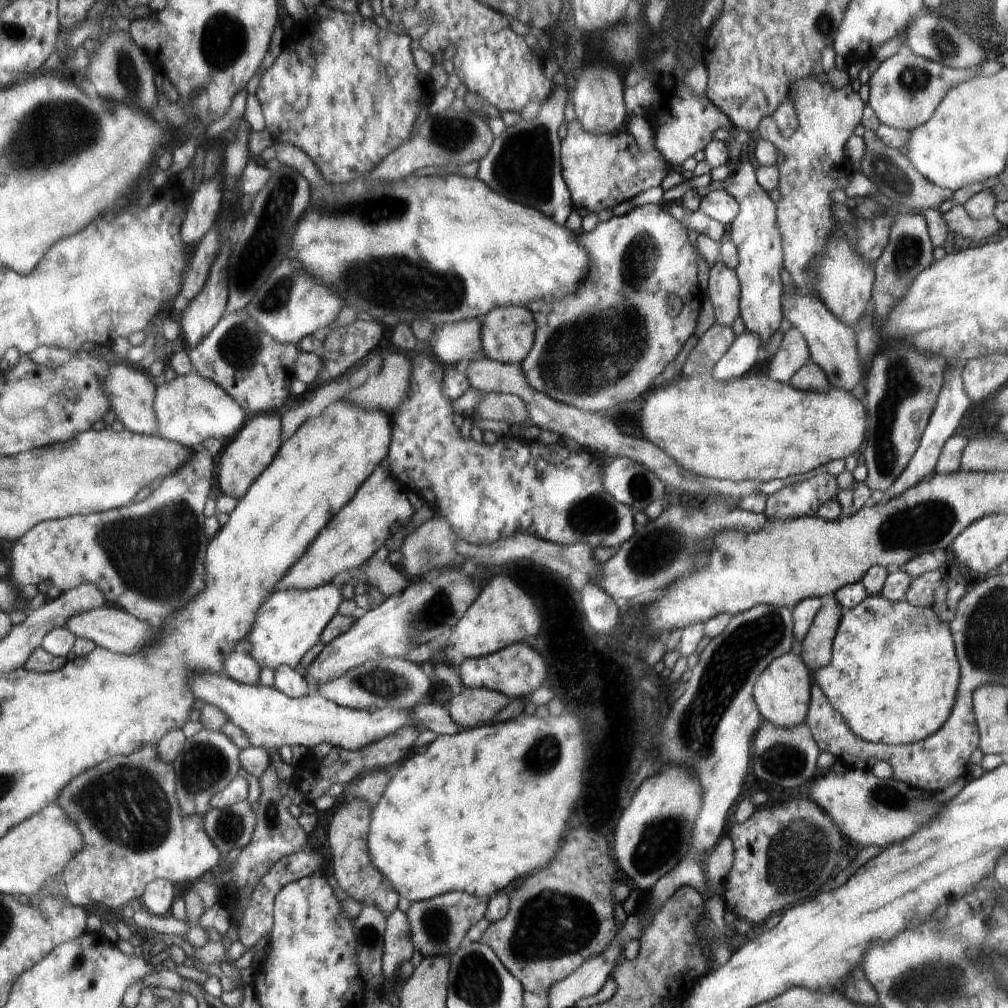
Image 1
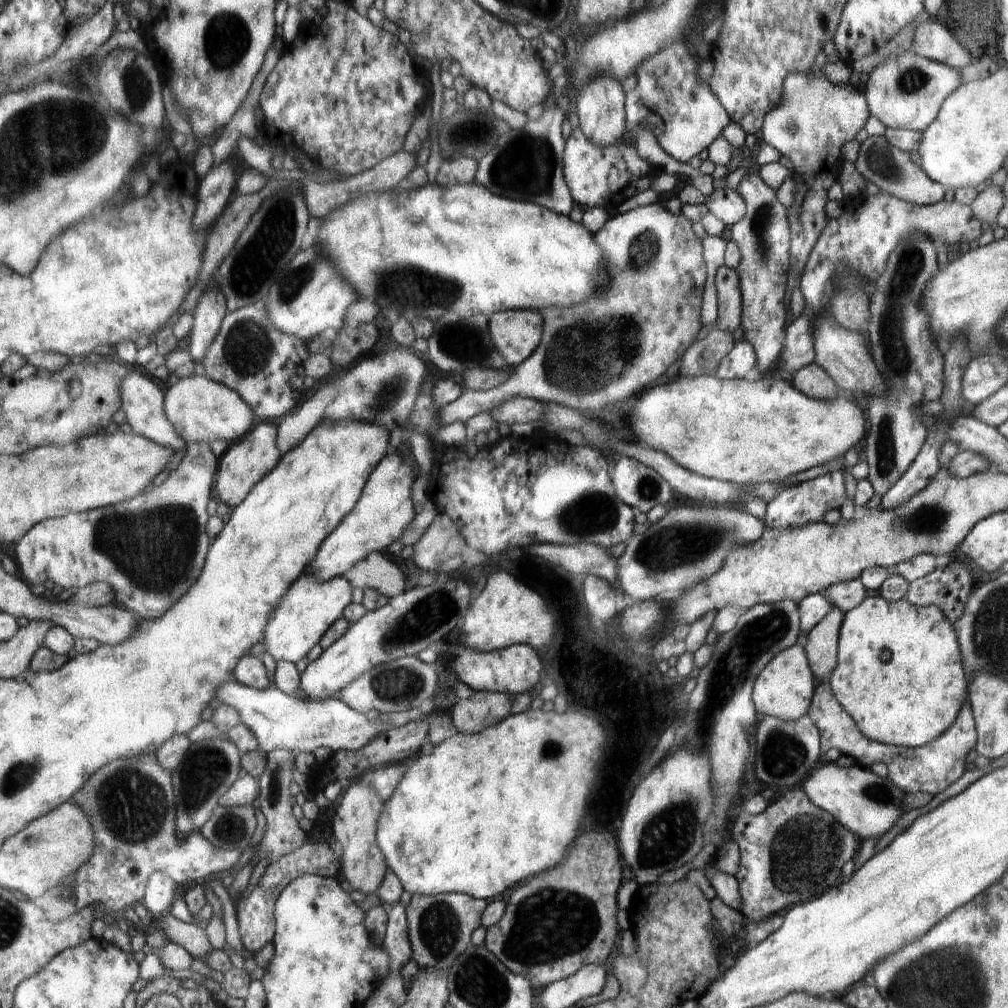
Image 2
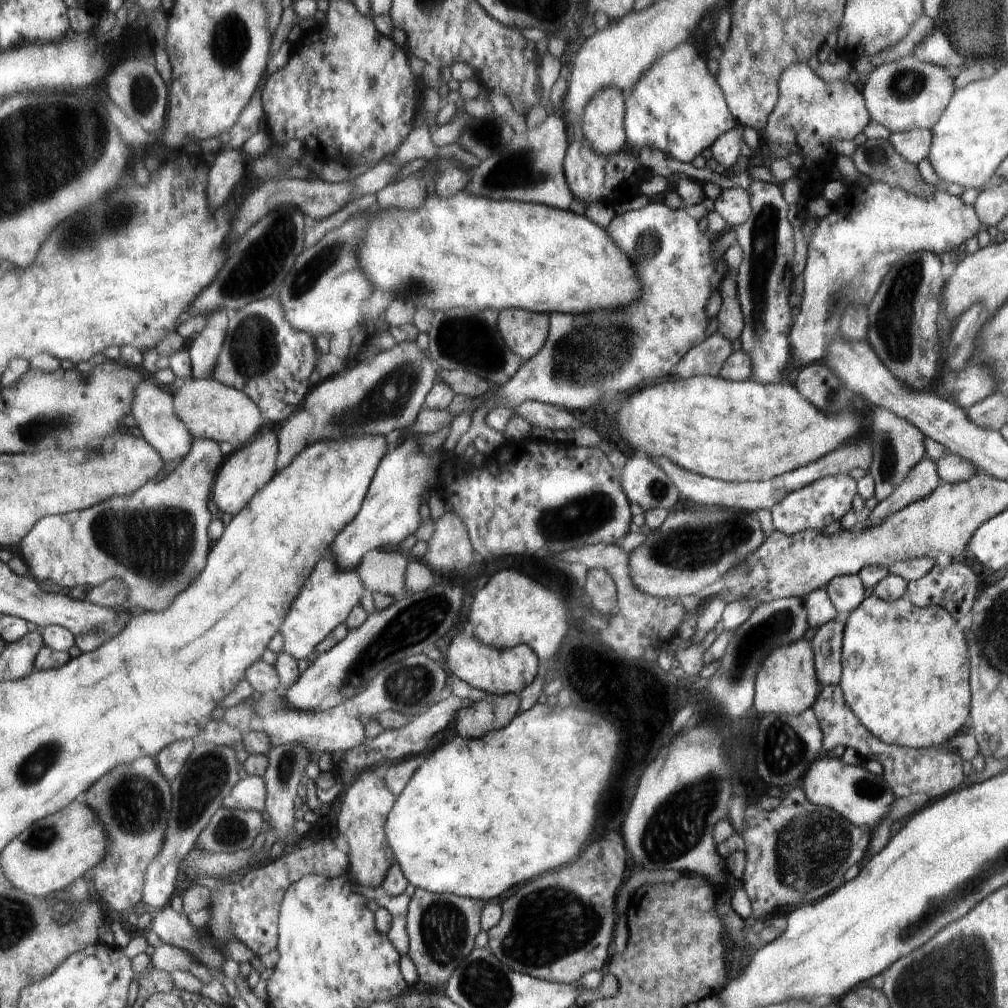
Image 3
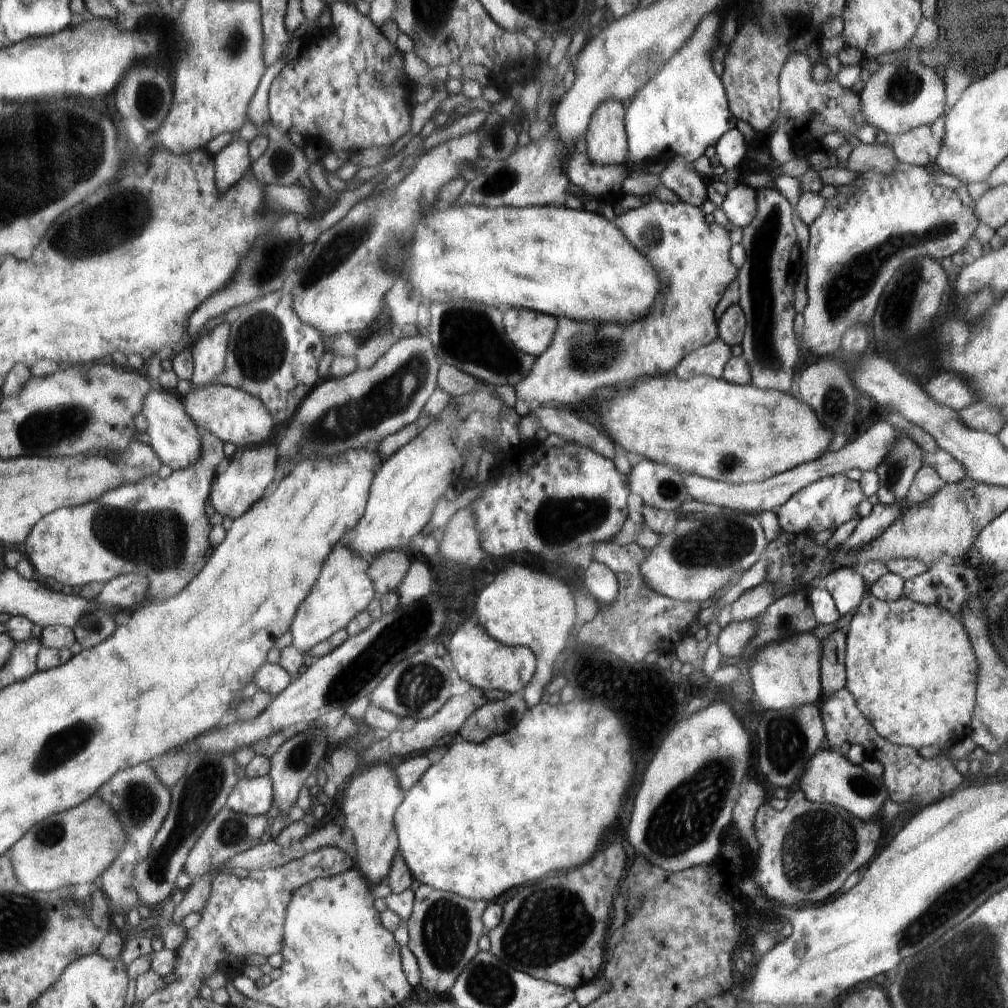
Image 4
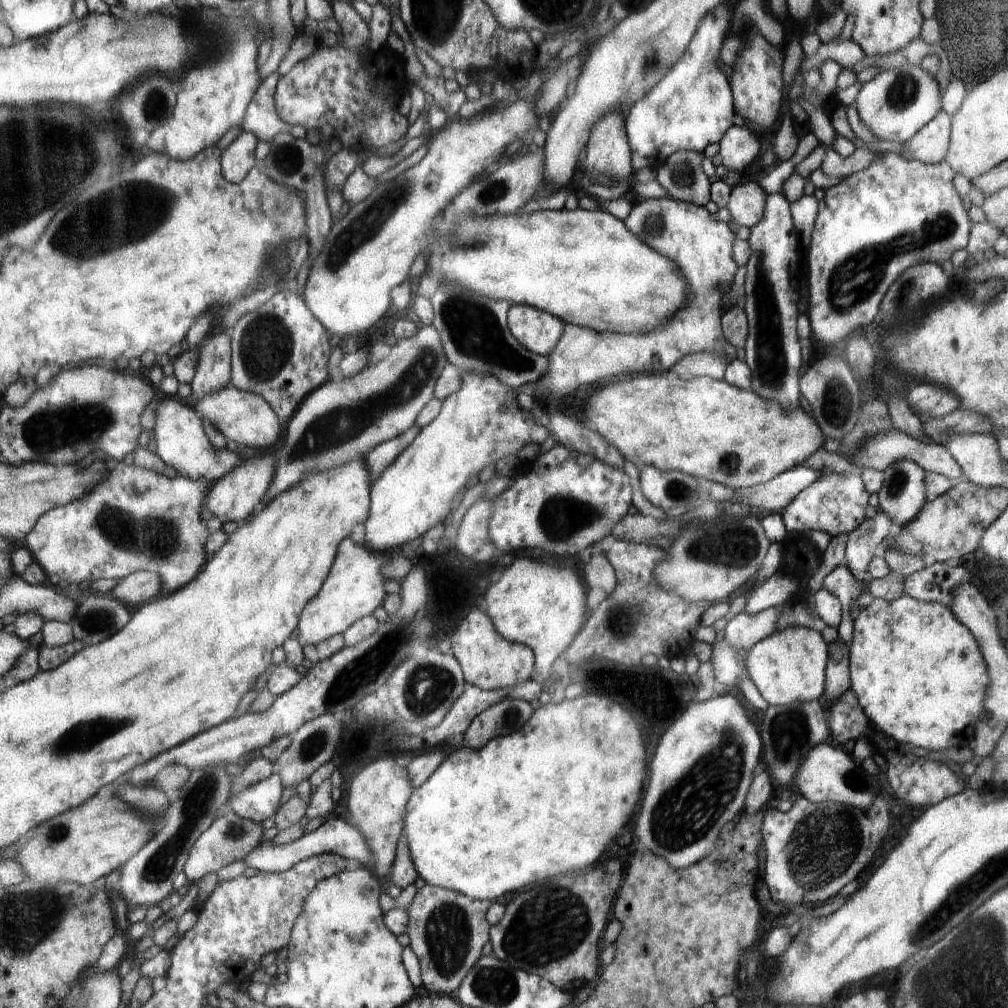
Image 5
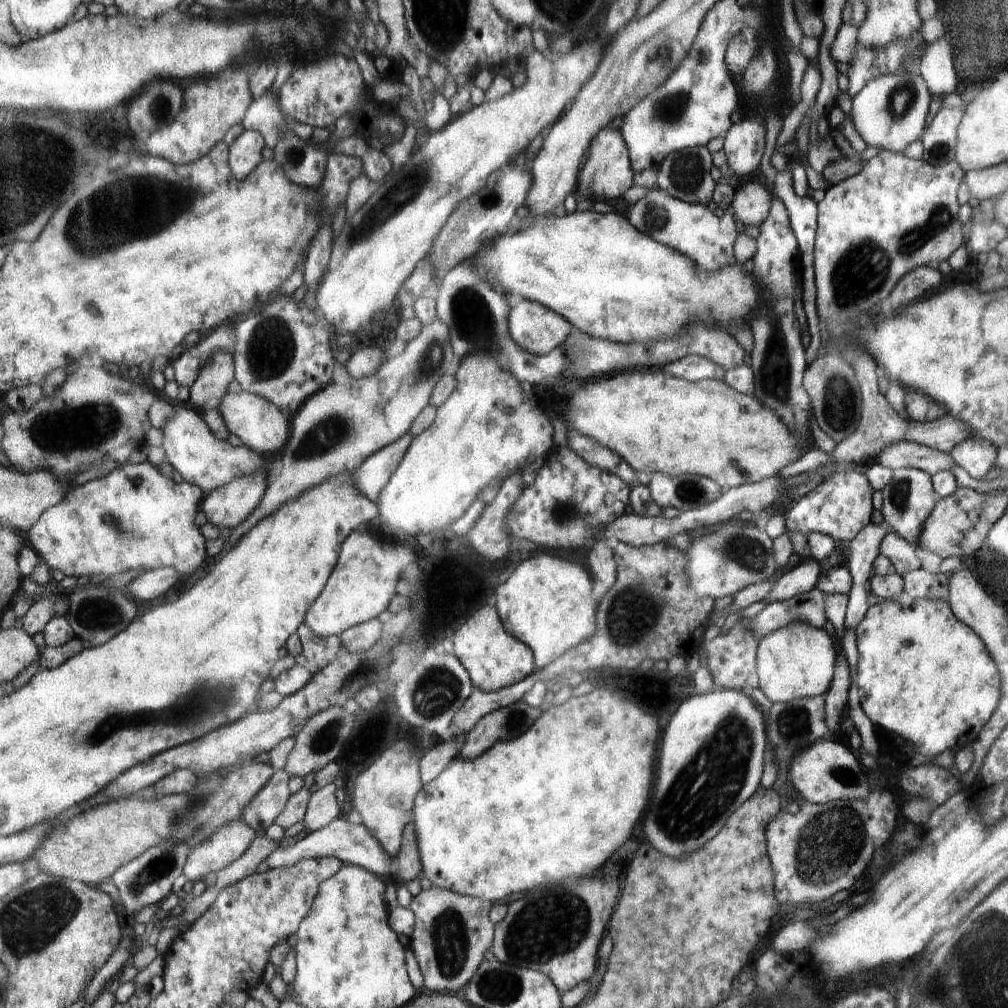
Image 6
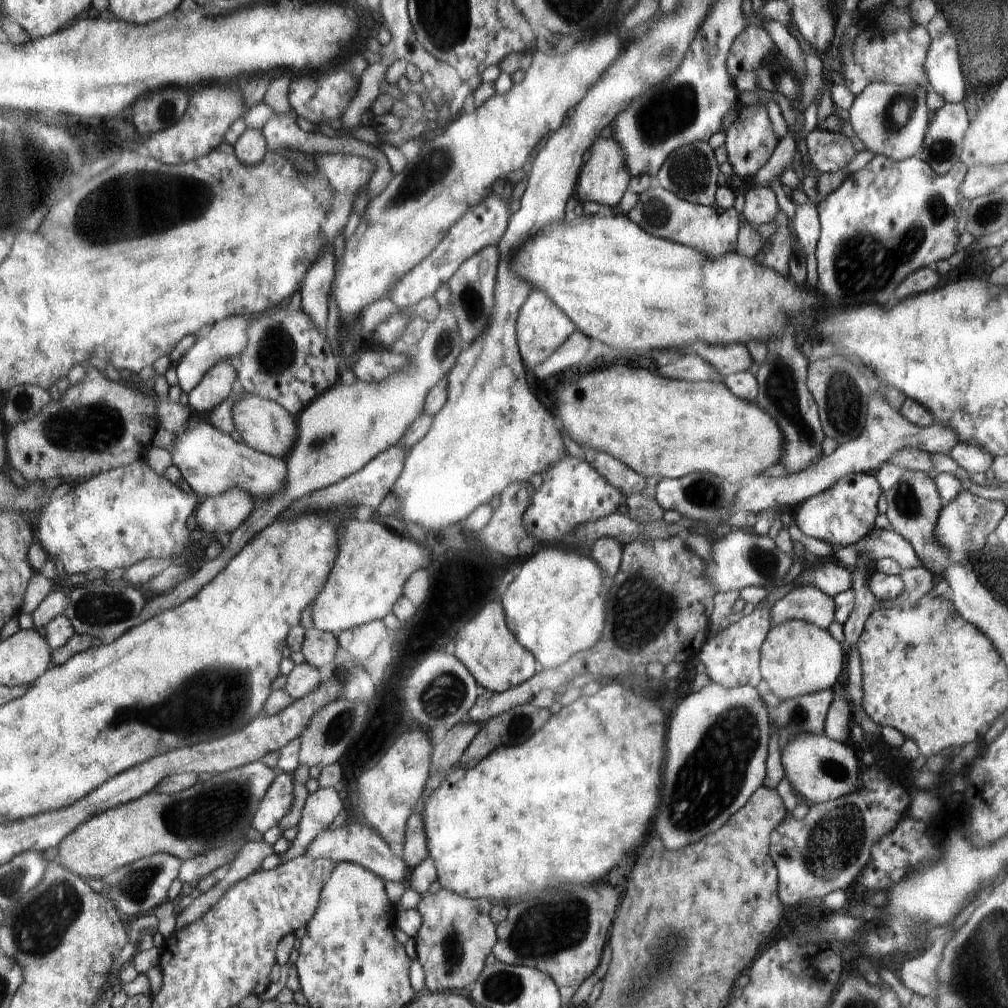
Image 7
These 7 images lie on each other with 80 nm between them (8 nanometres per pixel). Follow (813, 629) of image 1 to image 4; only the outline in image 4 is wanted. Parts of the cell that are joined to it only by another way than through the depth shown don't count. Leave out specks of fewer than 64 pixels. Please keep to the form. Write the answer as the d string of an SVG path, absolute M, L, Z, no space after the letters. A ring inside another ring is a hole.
M845 626L832 634L820 640L822 646L821 654L821 687L824 693L836 692L836 690L845 689L846 673L845 673Z

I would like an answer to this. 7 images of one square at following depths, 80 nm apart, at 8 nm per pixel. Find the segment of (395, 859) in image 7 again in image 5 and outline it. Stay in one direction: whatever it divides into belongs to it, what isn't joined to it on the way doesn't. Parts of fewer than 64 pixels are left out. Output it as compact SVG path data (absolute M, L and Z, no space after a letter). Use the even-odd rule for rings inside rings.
M330 817L314 832L304 834L302 838L298 838L295 842L283 846L275 846L271 842L263 843L262 846L258 846L257 850L252 850L250 854L246 854L246 858L243 858L243 864L247 866L249 872L280 873L289 870L298 862L325 853L338 854L342 858L346 858L352 865L371 868L369 865L370 860L372 860L372 852L366 844L362 832L351 822L344 822L344 820L339 820L337 817Z

